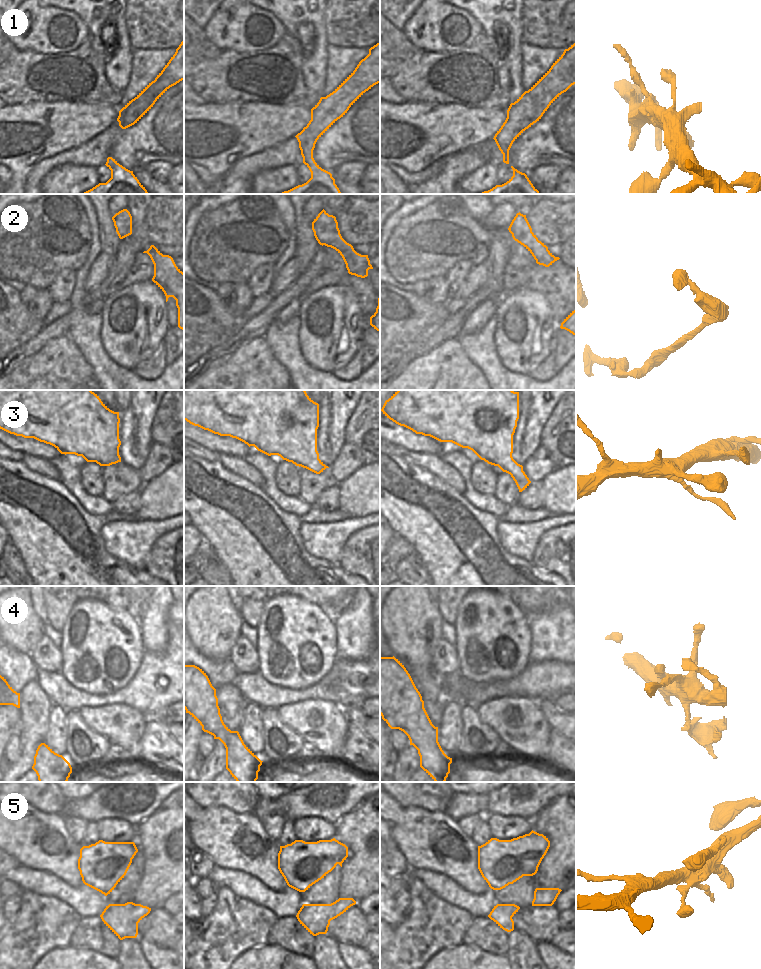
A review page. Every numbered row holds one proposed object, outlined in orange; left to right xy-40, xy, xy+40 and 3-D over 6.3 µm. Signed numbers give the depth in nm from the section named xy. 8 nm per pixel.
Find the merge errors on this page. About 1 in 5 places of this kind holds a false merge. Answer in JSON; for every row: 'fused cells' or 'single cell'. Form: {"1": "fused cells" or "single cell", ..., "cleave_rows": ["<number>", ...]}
{"1": "single cell", "2": "single cell", "3": "single cell", "4": "single cell", "5": "single cell", "cleave_rows": []}

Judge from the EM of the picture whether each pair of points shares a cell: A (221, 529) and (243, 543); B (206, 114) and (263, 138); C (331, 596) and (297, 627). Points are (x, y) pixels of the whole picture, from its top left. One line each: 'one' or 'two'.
A: one
B: one
C: two

